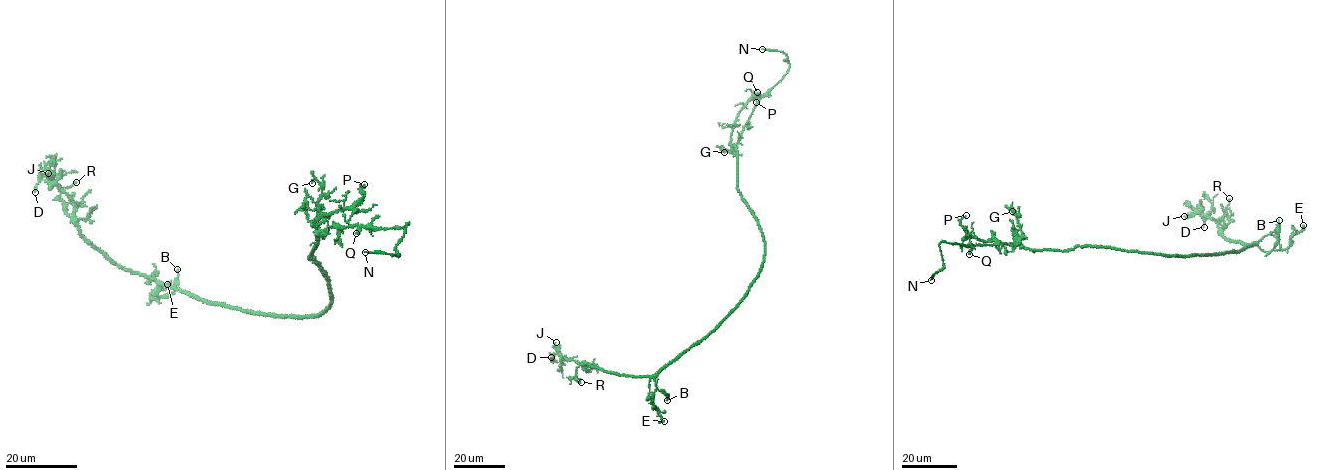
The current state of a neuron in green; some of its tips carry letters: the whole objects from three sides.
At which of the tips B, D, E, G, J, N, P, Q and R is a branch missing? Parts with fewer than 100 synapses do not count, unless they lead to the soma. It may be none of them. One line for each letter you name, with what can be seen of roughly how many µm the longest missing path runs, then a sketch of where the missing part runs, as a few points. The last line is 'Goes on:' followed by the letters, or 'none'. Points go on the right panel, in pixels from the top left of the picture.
N: Missing length about 30 µm
Goes on: N

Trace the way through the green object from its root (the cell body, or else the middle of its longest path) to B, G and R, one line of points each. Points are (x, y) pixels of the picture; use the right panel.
B: (1167, 256), (1235, 253), (1255, 244), (1270, 252), (1278, 240), (1279, 220)
G: (1167, 256), (1098, 246), (1064, 250), (1027, 249), (1021, 245), (1016, 215), (1008, 208), (1012, 211)
R: (1167, 256), (1235, 253), (1256, 244), (1245, 245), (1223, 235), (1221, 229), (1229, 223), (1225, 210), (1229, 198)

